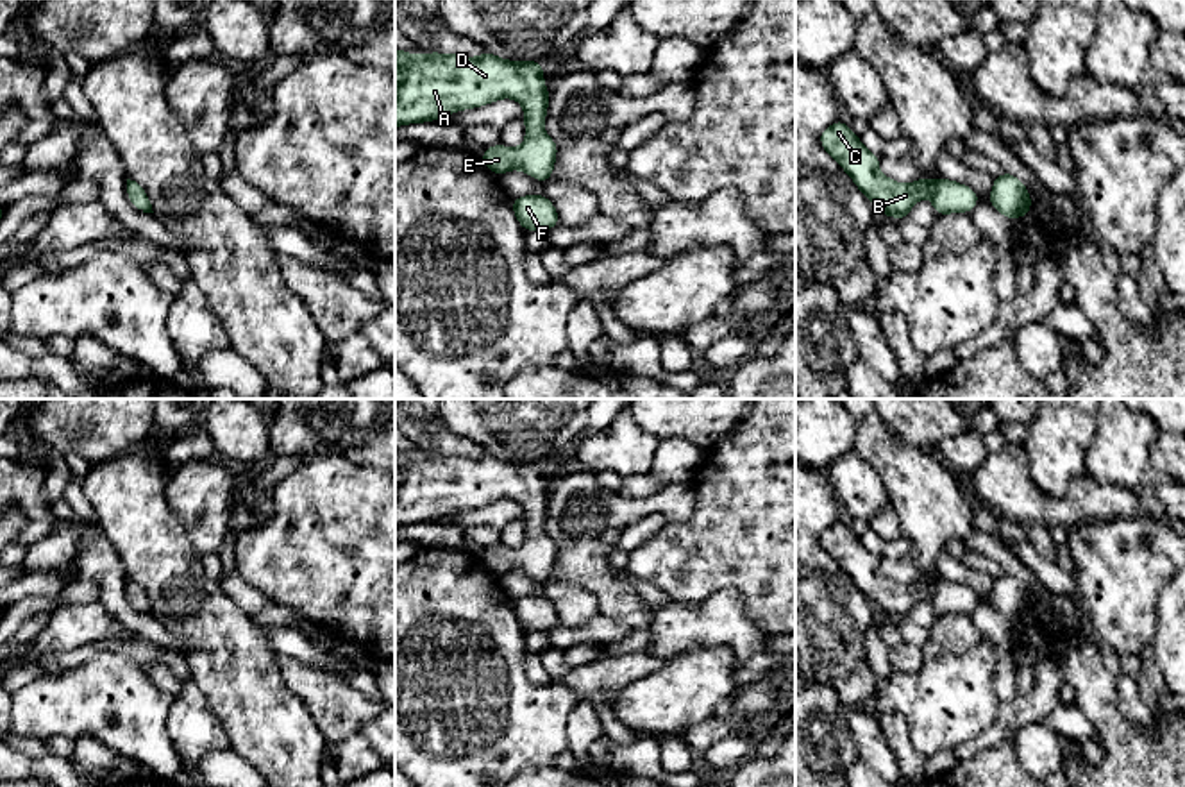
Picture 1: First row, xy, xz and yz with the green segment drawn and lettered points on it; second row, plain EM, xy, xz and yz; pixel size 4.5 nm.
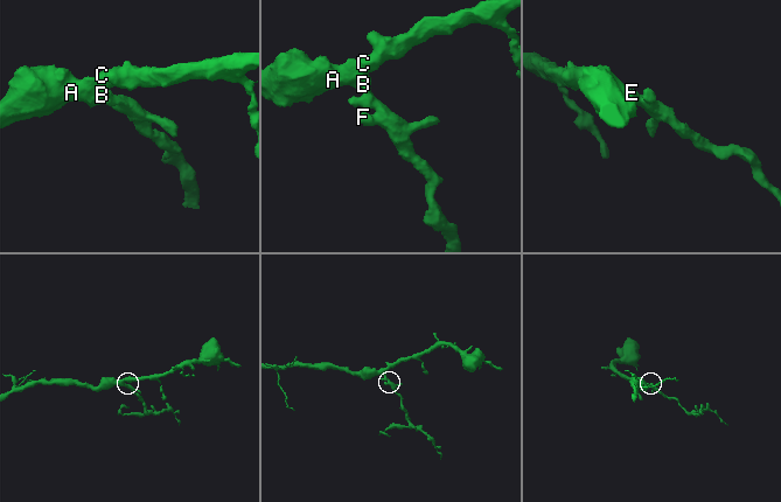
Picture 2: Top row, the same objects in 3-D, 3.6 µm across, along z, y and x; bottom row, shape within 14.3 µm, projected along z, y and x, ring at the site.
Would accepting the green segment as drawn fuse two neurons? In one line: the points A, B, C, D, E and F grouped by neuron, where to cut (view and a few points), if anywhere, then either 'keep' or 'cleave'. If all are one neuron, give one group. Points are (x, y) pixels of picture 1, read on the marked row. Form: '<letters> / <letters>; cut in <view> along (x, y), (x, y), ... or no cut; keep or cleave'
A B C D E F; no cut; keep

